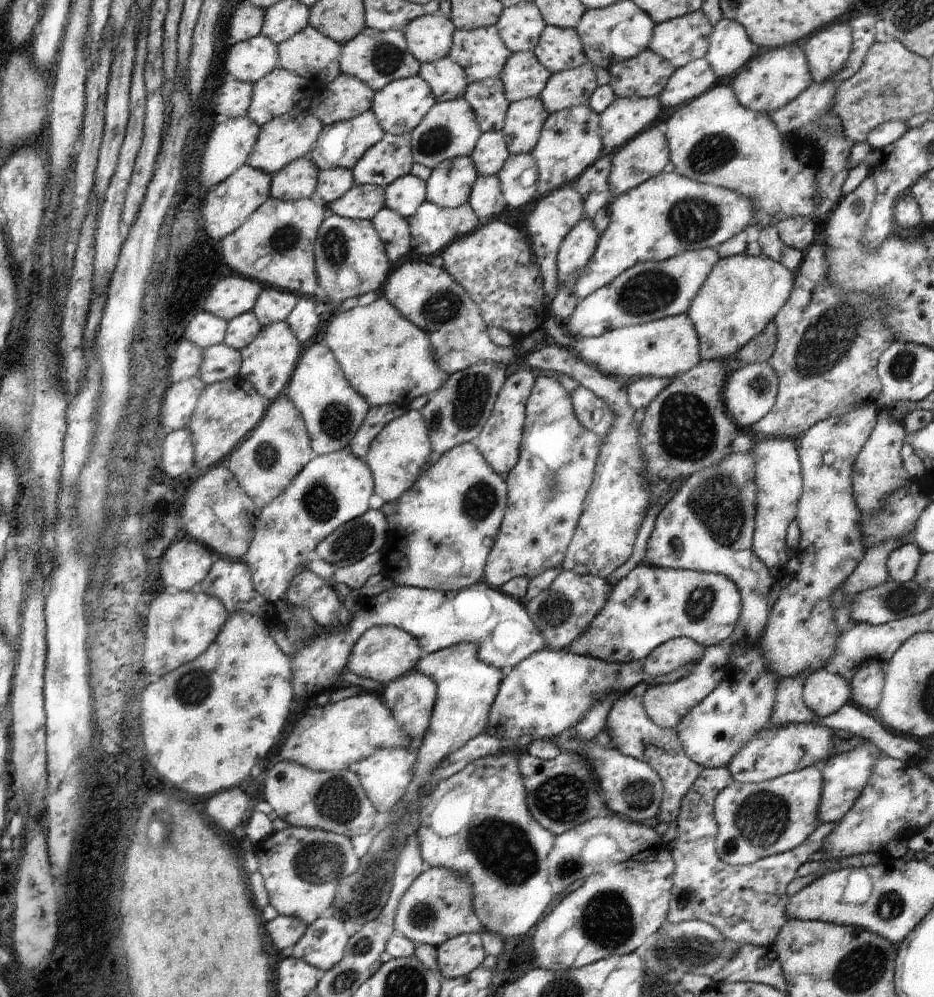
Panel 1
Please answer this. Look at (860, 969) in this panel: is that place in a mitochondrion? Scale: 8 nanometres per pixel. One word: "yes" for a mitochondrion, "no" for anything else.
yes

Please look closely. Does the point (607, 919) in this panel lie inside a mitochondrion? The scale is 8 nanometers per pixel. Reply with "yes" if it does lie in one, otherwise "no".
yes

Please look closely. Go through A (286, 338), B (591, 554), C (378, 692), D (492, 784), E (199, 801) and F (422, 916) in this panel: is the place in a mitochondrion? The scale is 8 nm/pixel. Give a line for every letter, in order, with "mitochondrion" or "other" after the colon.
A: other
B: other
C: other
D: other
E: other
F: mitochondrion

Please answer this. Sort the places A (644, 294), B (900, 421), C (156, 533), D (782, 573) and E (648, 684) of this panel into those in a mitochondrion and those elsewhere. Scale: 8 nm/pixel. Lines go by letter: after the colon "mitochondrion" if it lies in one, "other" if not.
A: mitochondrion
B: other
C: other
D: other
E: other

